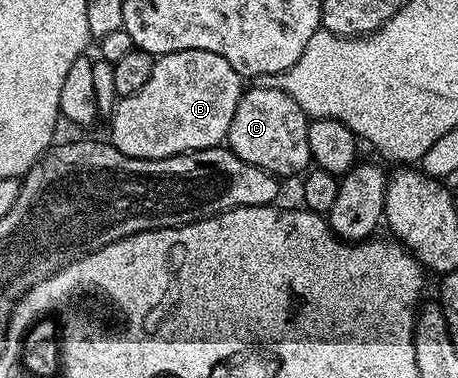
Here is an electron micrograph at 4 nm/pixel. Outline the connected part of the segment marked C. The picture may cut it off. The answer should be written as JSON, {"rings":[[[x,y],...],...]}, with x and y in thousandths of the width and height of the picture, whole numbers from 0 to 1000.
{"rings":[[[557,222],[552,233],[533,235],[526,265],[517,275],[517,296],[509,296],[509,328],[500,328],[500,349],[491,368],[493,384],[526,423],[552,434],[576,450],[581,460],[620,466],[618,460],[653,460],[681,437],[679,405],[675,402],[675,339],[672,310],[664,291],[622,243],[605,233],[579,233]]]}

